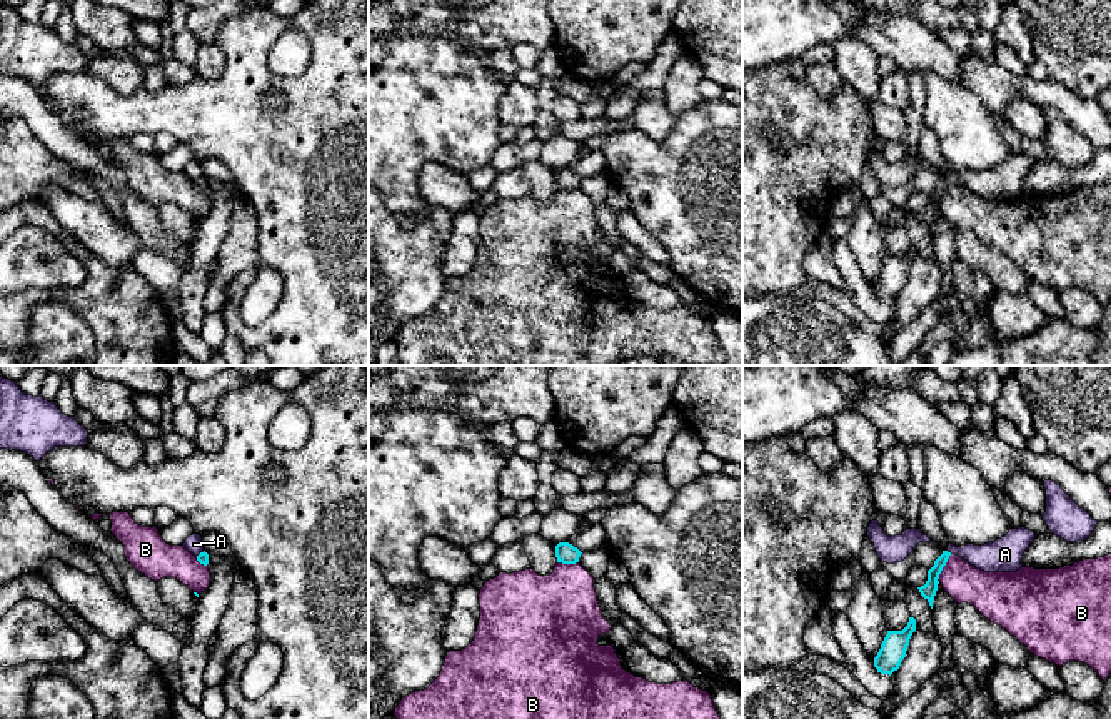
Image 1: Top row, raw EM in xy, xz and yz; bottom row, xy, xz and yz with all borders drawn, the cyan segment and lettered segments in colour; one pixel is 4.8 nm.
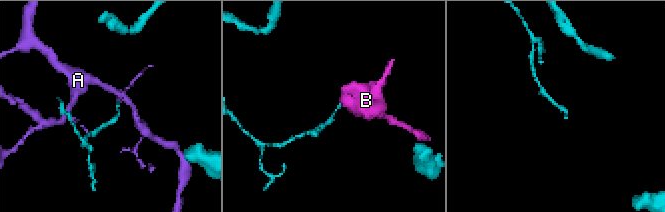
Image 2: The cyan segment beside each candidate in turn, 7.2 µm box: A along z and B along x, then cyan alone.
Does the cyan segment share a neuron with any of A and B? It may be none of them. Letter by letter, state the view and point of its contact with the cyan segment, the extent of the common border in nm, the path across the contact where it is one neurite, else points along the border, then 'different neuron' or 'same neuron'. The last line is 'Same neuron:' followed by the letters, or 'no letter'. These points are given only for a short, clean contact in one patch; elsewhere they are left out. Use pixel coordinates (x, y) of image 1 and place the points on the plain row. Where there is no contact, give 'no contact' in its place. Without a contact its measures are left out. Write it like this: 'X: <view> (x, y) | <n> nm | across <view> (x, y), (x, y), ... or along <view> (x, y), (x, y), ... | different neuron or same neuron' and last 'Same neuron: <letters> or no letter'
A: yz (950, 179) | 30 nm | different neuron
B: yz (945, 191) | 140 nm | along yz (951, 181), (938, 204) | different neuron
Same neuron: no letter

